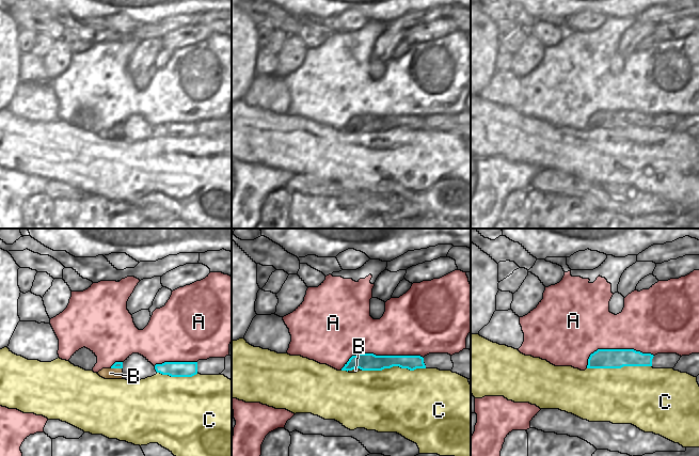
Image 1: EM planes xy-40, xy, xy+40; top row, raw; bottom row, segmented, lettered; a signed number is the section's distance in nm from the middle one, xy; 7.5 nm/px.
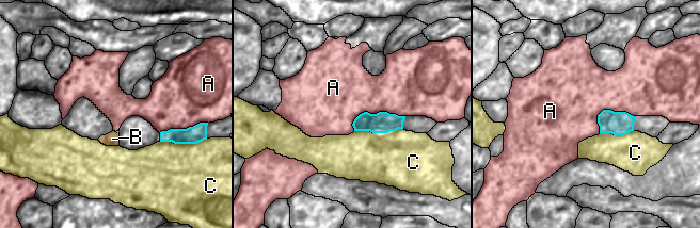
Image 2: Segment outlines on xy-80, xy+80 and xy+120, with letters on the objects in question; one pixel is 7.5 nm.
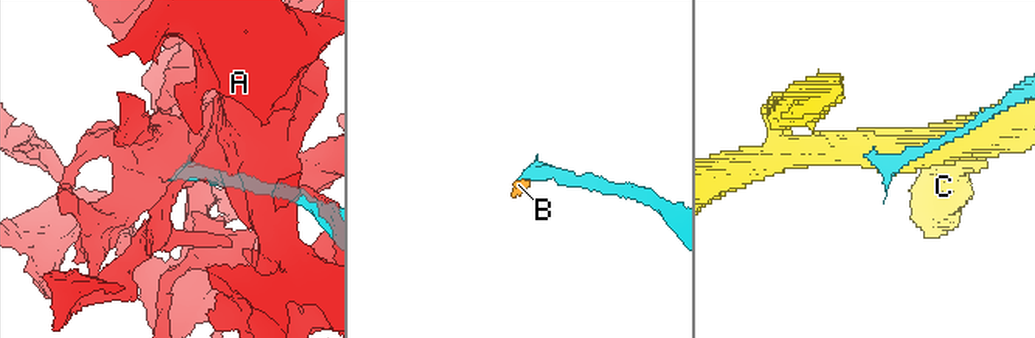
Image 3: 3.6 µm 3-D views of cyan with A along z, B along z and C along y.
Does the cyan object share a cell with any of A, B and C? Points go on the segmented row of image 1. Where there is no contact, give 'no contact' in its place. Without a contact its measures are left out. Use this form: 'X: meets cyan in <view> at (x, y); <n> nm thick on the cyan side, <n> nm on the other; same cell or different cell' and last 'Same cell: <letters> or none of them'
A: meets cyan in xy at (381, 356); 130 nm thick on the cyan side, 380 nm on the other; different cell
B: meets cyan in xy at (353, 368); 130 nm thick on the cyan side, 30 nm on the other; different cell
C: meets cyan in xy at (393, 365); 130 nm thick on the cyan side, 480 nm on the other; different cell
Same cell: none of them

